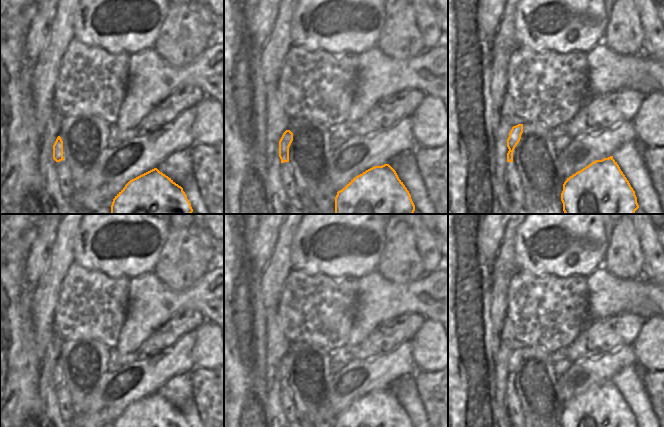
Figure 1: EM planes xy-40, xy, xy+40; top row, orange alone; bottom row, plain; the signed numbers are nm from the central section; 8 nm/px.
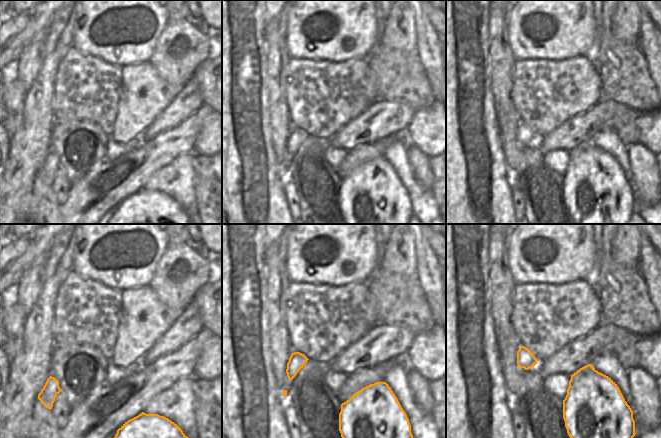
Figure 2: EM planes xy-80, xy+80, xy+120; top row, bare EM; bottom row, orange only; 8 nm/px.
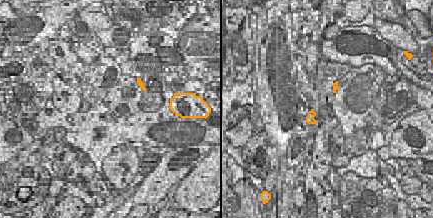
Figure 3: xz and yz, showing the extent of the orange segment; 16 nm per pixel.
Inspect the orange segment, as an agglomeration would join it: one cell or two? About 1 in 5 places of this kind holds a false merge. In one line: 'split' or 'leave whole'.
leave whole

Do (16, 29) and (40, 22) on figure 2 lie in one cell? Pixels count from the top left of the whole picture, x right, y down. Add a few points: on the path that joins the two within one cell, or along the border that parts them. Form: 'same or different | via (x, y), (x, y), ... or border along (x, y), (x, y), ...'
same | via (22, 29), (34, 22)

